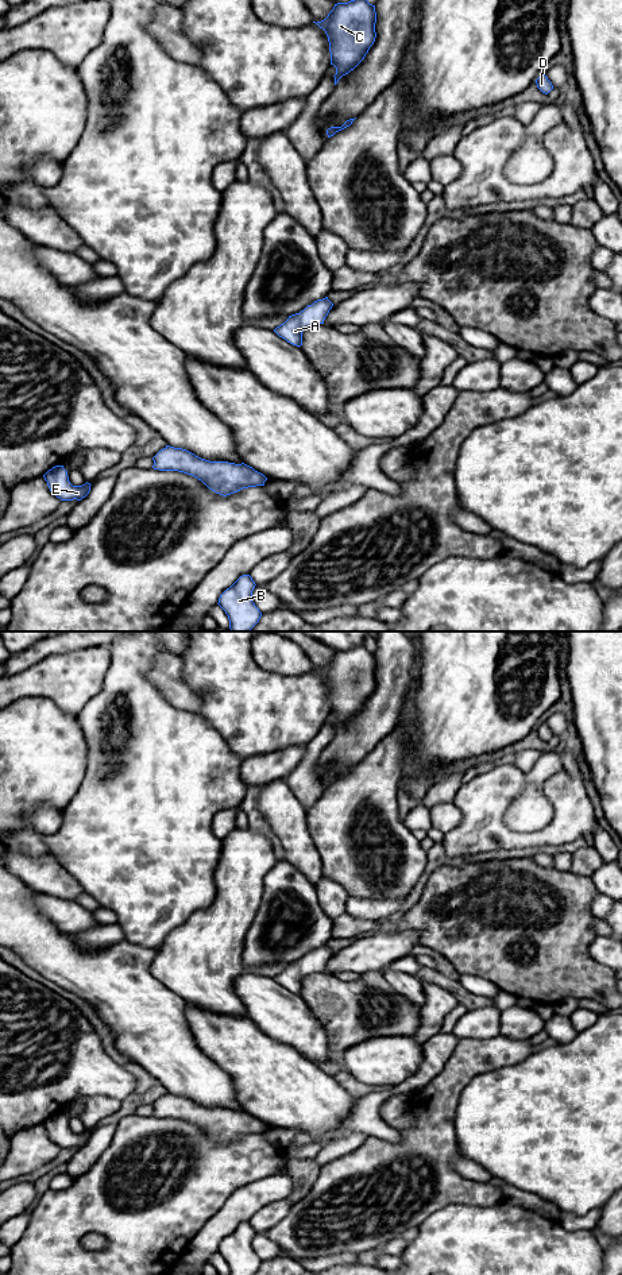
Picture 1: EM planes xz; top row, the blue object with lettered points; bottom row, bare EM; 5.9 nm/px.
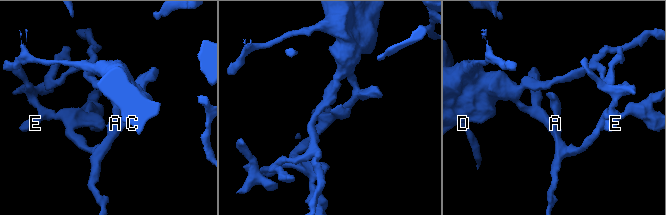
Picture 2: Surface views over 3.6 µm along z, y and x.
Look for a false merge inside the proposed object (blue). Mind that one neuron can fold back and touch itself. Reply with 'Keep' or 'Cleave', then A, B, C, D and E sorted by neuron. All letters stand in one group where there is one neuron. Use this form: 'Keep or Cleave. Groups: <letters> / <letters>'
Keep. Groups: A B C D E

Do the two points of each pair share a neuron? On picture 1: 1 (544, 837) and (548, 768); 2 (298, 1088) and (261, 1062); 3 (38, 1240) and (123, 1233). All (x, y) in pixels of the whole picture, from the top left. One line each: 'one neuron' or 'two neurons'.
1: two neurons
2: one neuron
3: one neuron

